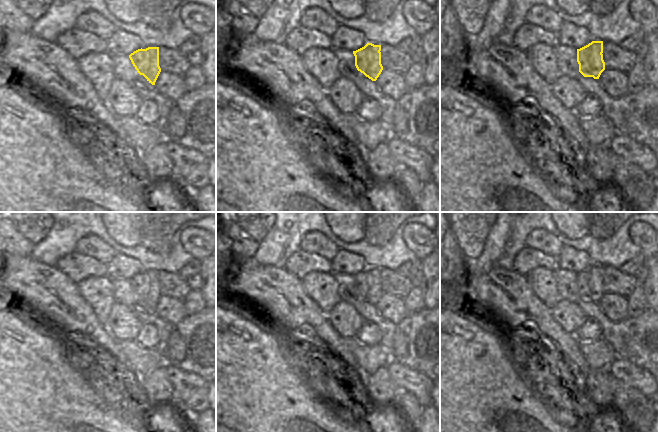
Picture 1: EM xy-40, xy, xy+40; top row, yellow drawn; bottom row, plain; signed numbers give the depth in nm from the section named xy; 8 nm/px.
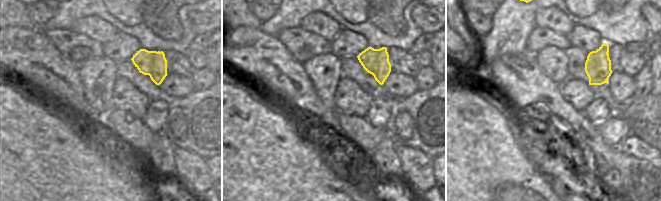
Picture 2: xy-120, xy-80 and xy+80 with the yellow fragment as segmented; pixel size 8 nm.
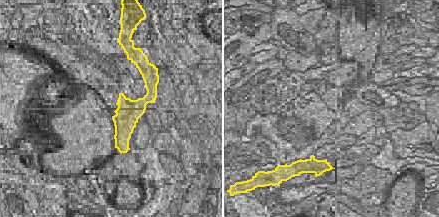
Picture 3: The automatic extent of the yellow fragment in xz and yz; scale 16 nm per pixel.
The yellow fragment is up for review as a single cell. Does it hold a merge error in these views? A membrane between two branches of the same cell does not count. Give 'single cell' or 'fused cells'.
fused cells

